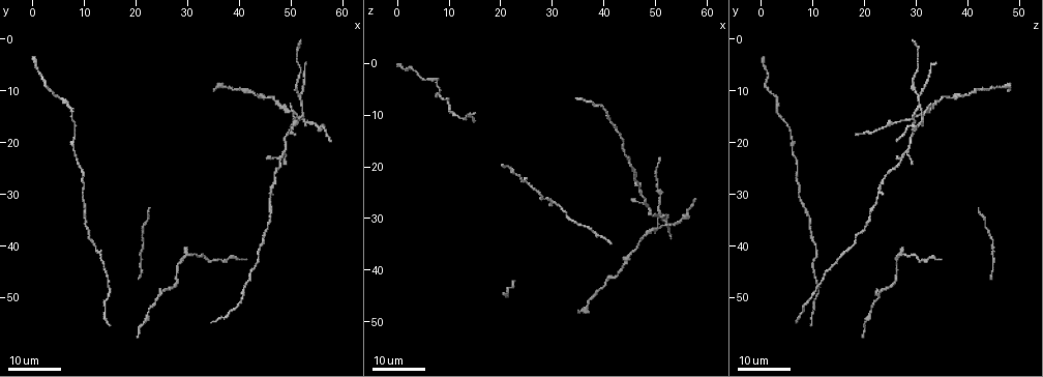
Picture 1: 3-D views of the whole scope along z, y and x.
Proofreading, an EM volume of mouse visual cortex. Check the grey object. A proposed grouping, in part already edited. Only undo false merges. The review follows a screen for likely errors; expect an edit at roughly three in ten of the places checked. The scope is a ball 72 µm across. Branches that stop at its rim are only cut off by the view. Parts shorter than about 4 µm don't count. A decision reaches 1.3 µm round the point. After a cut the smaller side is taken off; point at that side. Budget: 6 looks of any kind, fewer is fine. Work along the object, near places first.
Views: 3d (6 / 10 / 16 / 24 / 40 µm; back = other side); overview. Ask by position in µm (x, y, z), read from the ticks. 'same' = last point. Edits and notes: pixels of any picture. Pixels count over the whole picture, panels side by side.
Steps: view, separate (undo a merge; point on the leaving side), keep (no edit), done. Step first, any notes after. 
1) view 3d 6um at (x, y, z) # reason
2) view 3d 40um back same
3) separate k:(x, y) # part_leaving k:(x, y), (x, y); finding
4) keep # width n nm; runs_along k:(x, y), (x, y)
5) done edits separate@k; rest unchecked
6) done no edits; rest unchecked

view 3d 24um at (49.0, 21.5, 27.5)

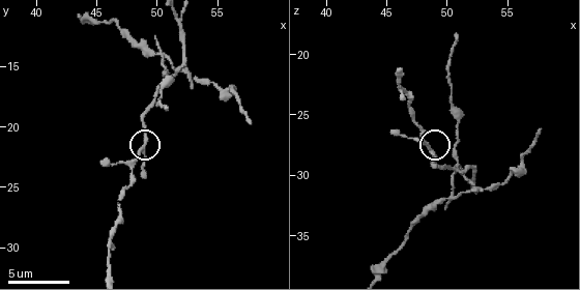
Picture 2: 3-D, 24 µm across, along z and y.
view 3d 6um at (48.6, 22.0, 27.8)

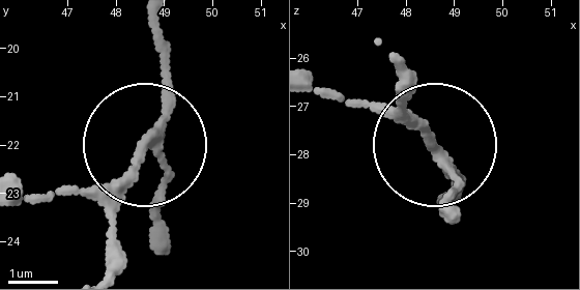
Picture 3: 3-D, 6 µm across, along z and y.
keep # runs_along 3:(110, 263), (110, 201), (150, 126), (167, 45); all the same neuron

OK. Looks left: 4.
view 3d 24um at (52.0, 11.0, 30.5) # thin arm on a thick one

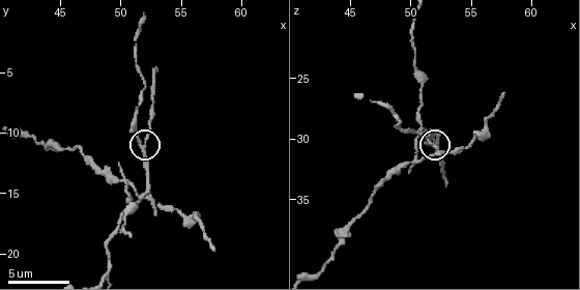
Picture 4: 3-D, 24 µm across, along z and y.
view 3d 10um same

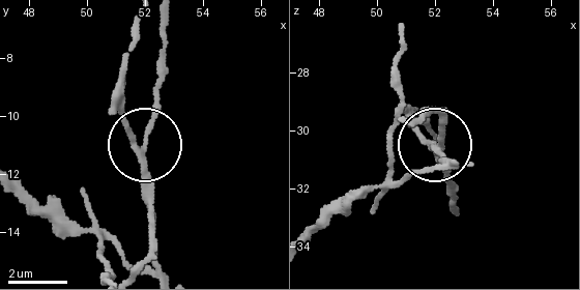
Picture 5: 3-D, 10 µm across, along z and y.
separate 5:(131, 132) # side_arm 8 um; two neurons meet here

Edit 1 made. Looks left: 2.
done edits separate@5; rest unchecked

